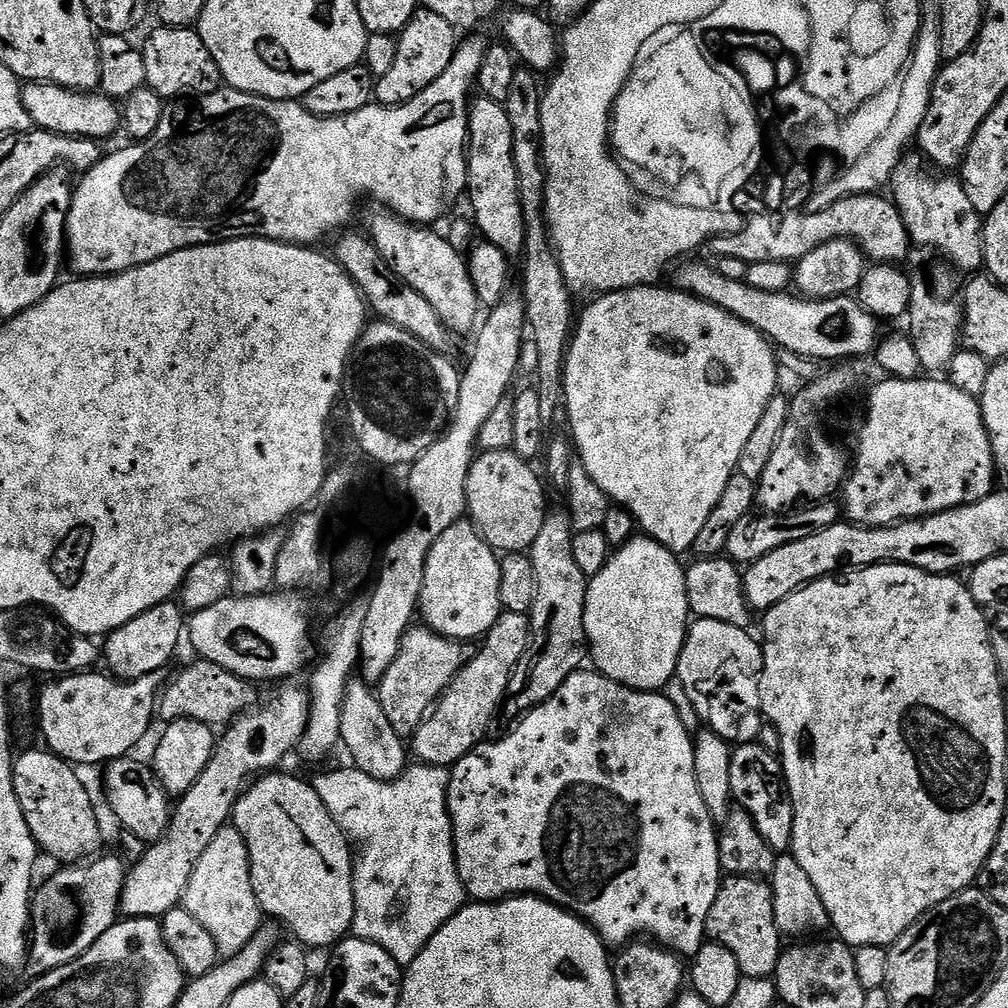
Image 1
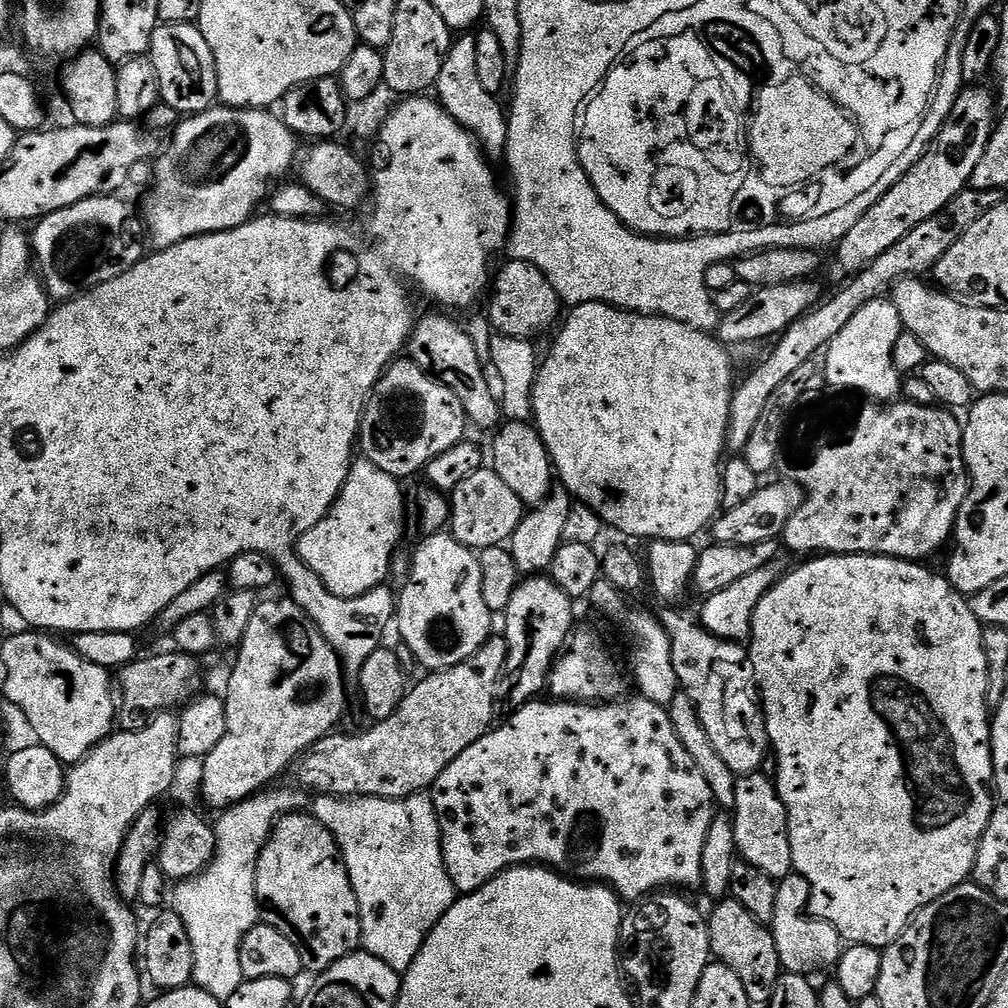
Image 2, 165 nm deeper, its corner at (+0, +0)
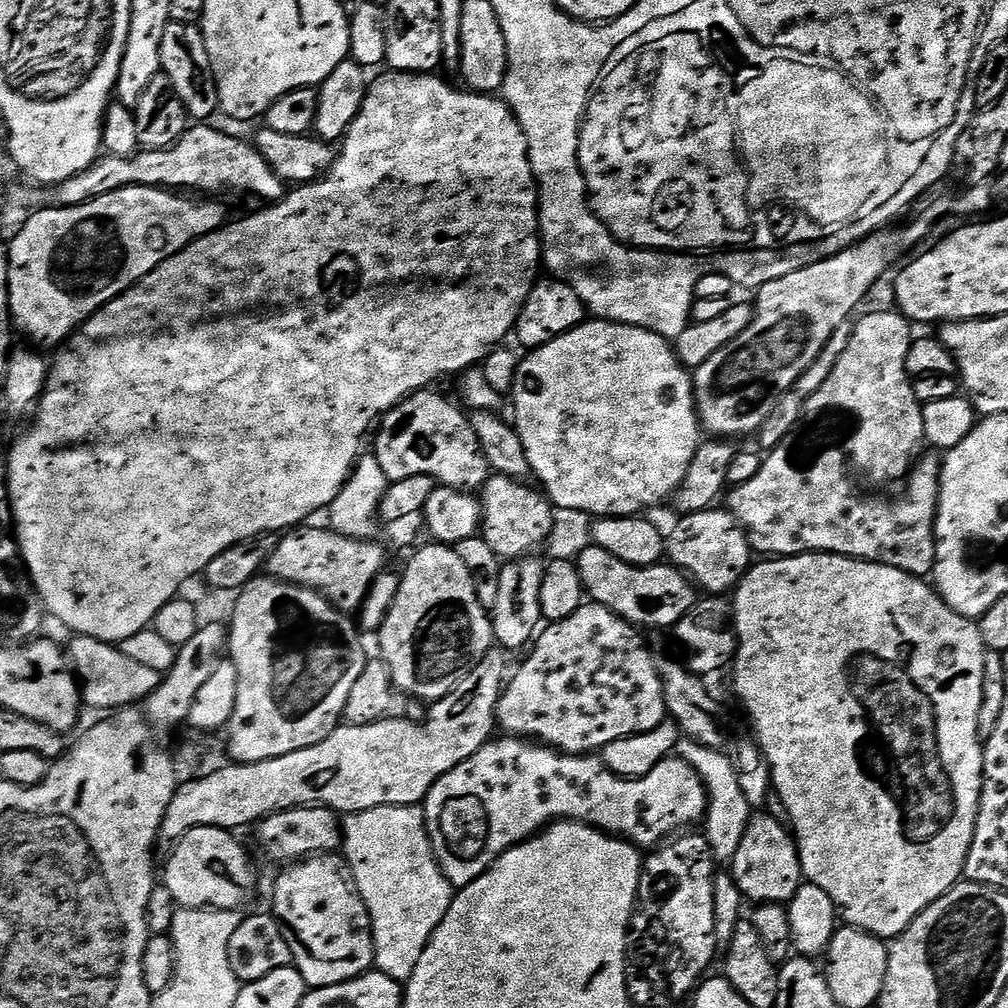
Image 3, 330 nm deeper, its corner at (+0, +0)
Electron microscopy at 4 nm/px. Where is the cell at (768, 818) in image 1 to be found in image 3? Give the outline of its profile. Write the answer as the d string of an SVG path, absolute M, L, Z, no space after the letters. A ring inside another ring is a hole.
M757 811L749 817L746 832L738 842L738 850L730 862L730 874L745 901L753 905L787 905L804 880L800 855L791 831L768 812Z

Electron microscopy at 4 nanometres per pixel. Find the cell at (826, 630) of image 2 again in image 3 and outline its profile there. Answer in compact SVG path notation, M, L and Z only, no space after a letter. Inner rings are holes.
M807 552L801 556L782 556L779 558L764 558L759 562L753 563L748 569L748 573L740 579L739 584L734 589L734 597L731 601L732 619L736 625L736 654L730 664L732 672L732 684L736 687L736 696L744 703L744 708L748 711L748 716L752 719L754 739L764 751L764 757L768 763L768 768L772 771L772 788L778 792L778 797L789 811L788 824L790 831L796 841L796 849L800 855L800 865L804 871L804 880L809 884L818 886L830 896L830 901L835 906L839 919L847 927L861 928L864 932L869 932L872 936L878 936L885 942L891 942L897 936L901 936L918 918L926 906L930 906L942 894L946 894L955 884L961 883L964 875L964 863L966 854L970 850L970 842L974 838L974 826L976 825L976 815L980 805L980 795L984 785L984 745L978 734L978 710L982 707L982 678L984 677L984 653L986 651L982 642L979 623L975 619L958 614L940 596L931 583L925 582L921 577L911 576L894 566L882 566L874 562L865 560L855 560L849 556L835 556L829 552Z

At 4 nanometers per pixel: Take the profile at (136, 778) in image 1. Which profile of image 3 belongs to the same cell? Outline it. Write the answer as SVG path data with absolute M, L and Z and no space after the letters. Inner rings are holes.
M195 828L176 841L168 861L162 864L162 884L170 890L175 903L181 908L221 908L240 910L256 890L256 872L248 852L226 828Z

